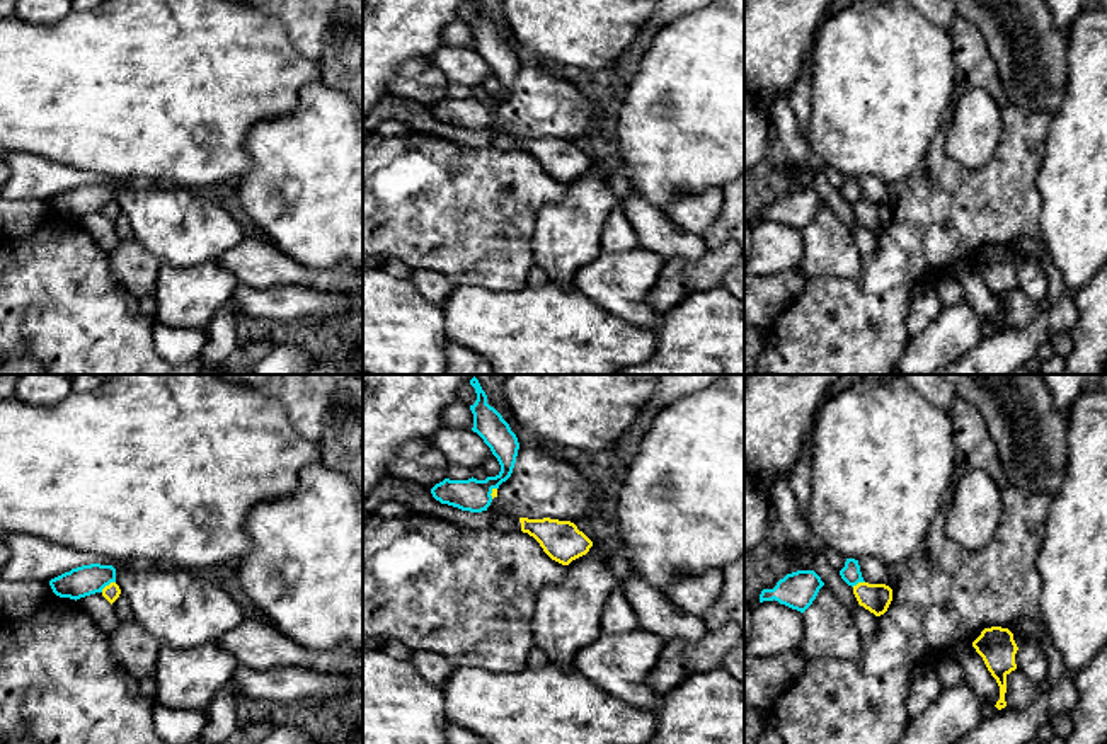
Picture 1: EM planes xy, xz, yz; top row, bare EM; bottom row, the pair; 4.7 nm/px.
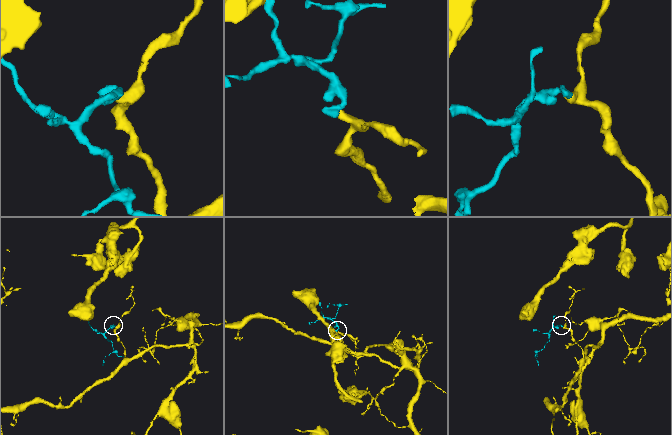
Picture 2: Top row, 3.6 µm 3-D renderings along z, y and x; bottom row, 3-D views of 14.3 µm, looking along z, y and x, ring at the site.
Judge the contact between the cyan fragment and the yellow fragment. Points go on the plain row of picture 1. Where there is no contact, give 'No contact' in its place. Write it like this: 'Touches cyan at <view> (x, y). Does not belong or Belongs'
Touches cyan at xy (108, 203). Does not belong

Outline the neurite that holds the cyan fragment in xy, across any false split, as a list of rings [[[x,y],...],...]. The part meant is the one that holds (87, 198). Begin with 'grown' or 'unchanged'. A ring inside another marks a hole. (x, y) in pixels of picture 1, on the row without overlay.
unchanged; [[[90,182],[51,197],[49,204],[56,215],[77,220],[102,211],[111,201],[116,201],[116,187],[112,184]]]

